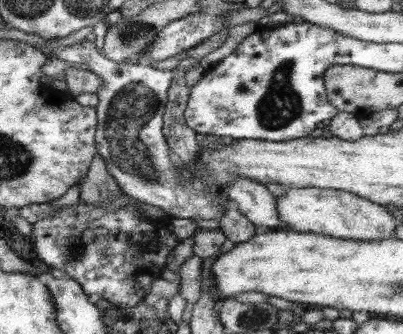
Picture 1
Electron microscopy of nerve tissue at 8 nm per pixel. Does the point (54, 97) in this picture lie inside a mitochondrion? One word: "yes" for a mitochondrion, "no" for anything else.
no

